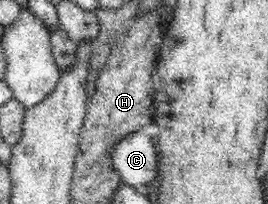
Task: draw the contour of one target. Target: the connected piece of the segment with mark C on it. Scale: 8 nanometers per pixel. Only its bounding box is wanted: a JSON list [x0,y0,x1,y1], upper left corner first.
[113,131,159,188]

